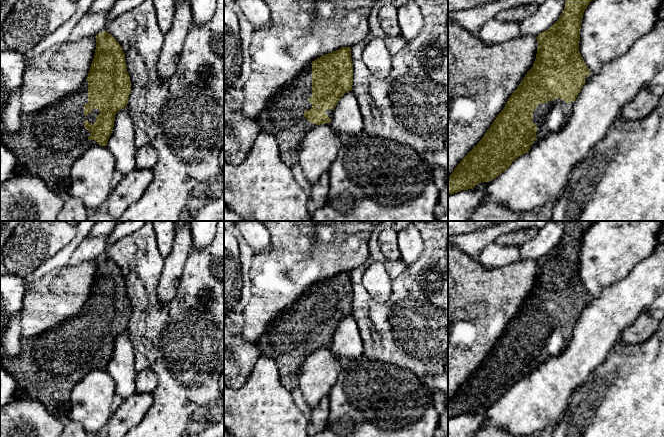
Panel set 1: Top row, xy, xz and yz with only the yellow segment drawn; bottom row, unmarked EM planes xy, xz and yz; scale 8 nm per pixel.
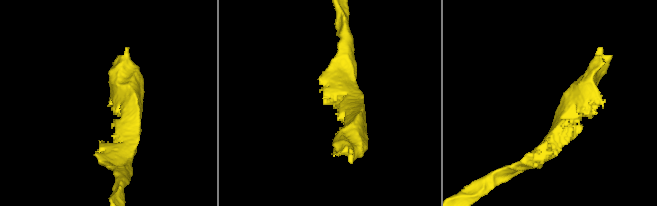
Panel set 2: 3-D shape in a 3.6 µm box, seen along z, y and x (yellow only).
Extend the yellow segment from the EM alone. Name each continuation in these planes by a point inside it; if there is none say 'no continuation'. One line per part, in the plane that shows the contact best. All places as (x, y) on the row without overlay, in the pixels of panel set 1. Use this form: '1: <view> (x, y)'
1: xy (46, 369)

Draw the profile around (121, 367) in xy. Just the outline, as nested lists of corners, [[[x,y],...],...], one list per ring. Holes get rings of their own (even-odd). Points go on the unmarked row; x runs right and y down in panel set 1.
[[[127,331],[115,339],[113,355],[108,363],[107,372],[115,381],[115,395],[127,399],[135,392],[135,355]]]

